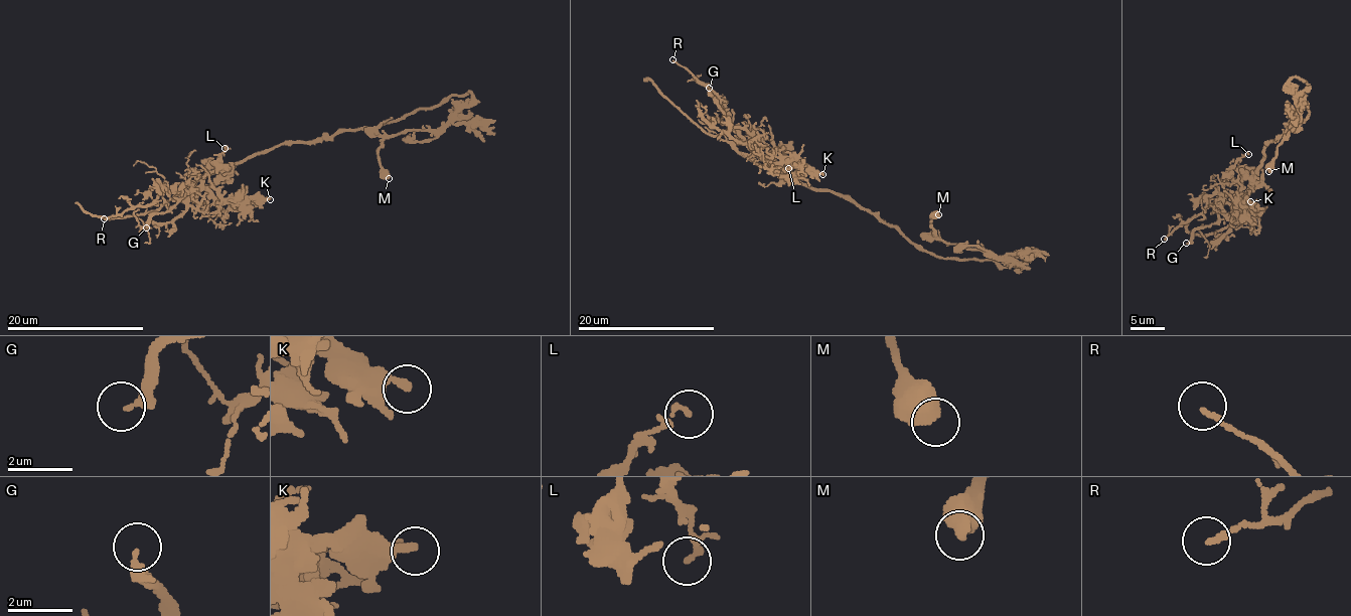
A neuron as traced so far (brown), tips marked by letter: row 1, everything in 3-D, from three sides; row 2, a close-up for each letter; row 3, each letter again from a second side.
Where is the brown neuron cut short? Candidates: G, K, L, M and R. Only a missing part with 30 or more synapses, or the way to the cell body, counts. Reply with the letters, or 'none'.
none

